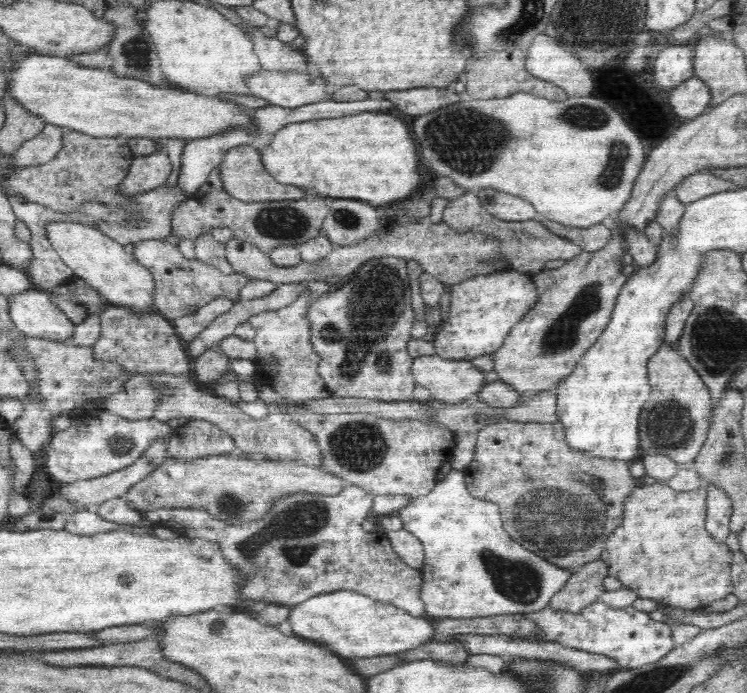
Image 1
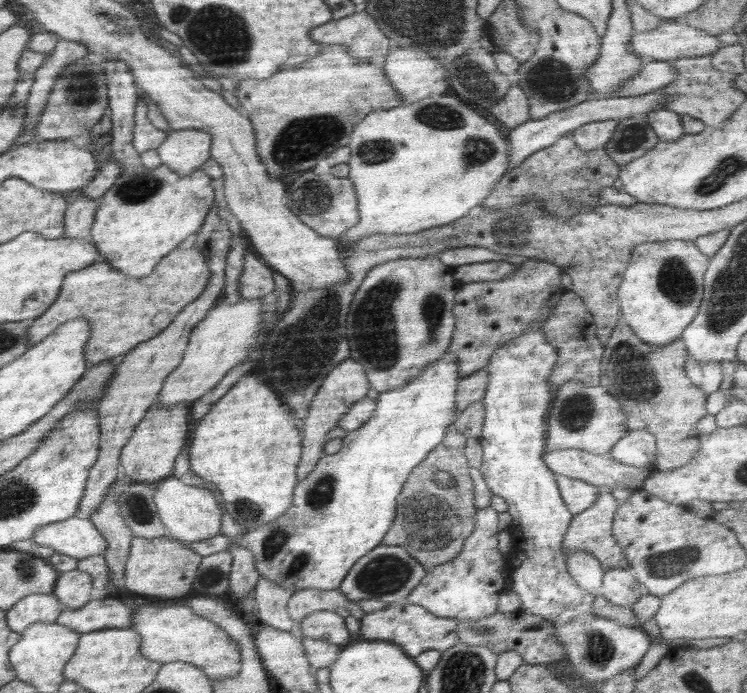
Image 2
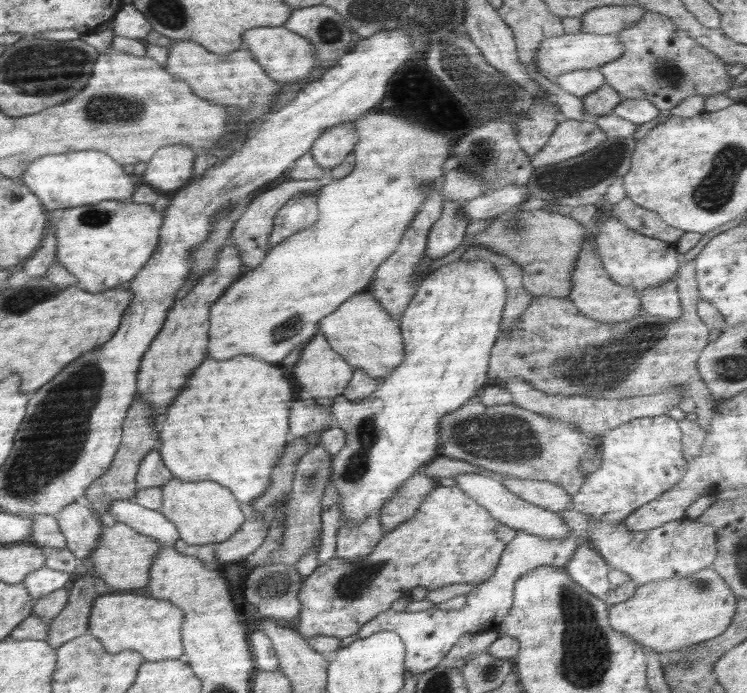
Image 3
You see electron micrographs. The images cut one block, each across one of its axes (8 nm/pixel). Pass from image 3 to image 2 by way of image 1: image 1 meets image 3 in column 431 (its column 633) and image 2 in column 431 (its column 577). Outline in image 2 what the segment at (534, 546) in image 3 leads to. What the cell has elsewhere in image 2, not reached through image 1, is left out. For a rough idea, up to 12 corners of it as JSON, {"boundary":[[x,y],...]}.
{"boundary":[[388,605],[360,620],[363,641],[415,658],[458,641],[456,619]]}

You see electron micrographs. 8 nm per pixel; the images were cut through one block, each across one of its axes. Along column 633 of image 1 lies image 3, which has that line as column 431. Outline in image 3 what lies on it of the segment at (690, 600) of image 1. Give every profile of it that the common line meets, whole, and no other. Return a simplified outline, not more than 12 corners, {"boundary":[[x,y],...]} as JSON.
{"boundary":[[440,485],[364,561],[304,578],[294,629],[343,639],[418,586],[484,583],[500,522]]}

